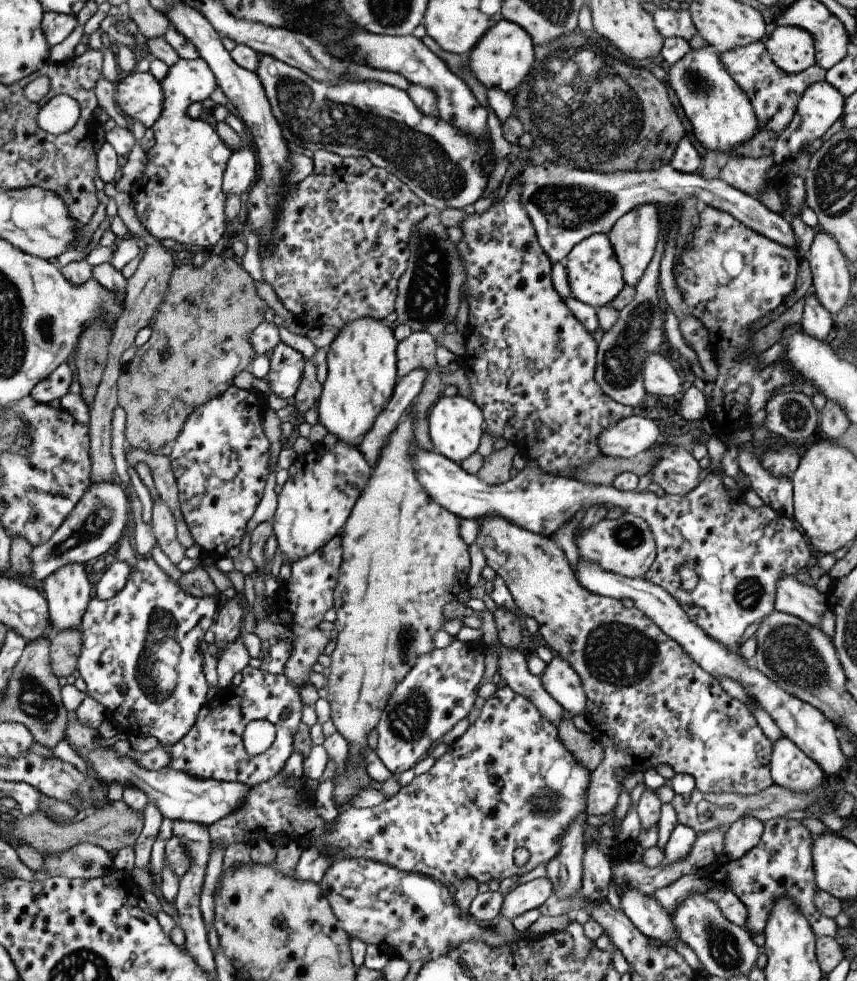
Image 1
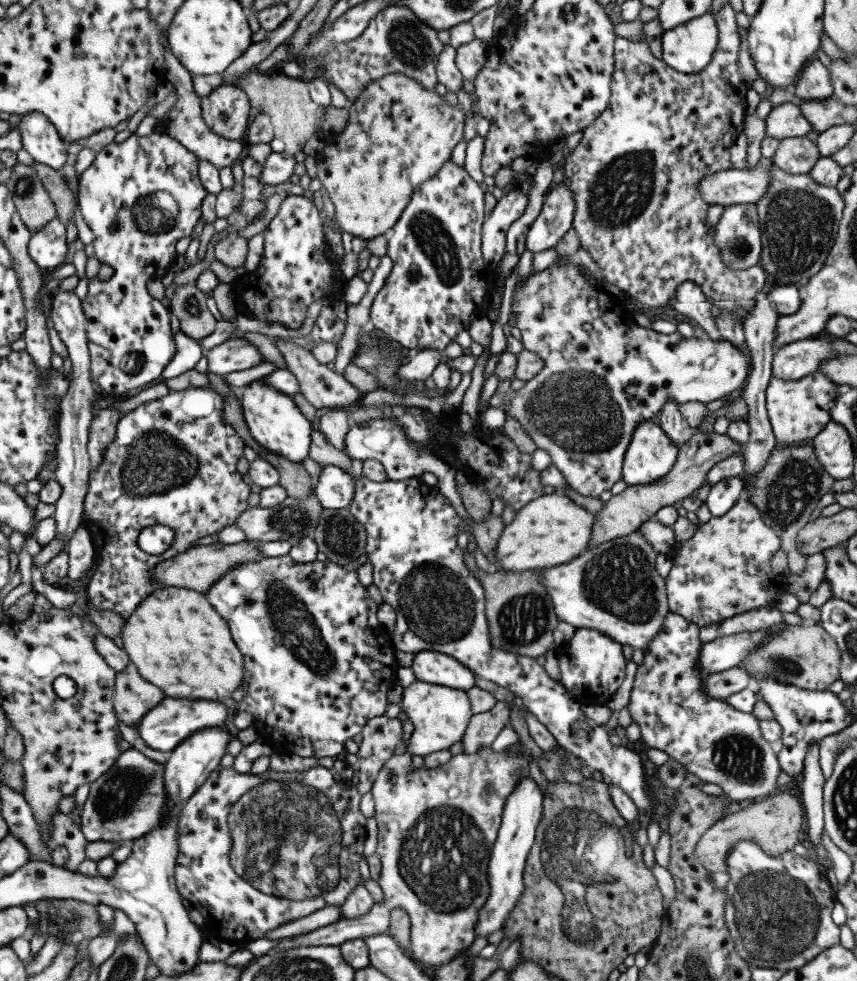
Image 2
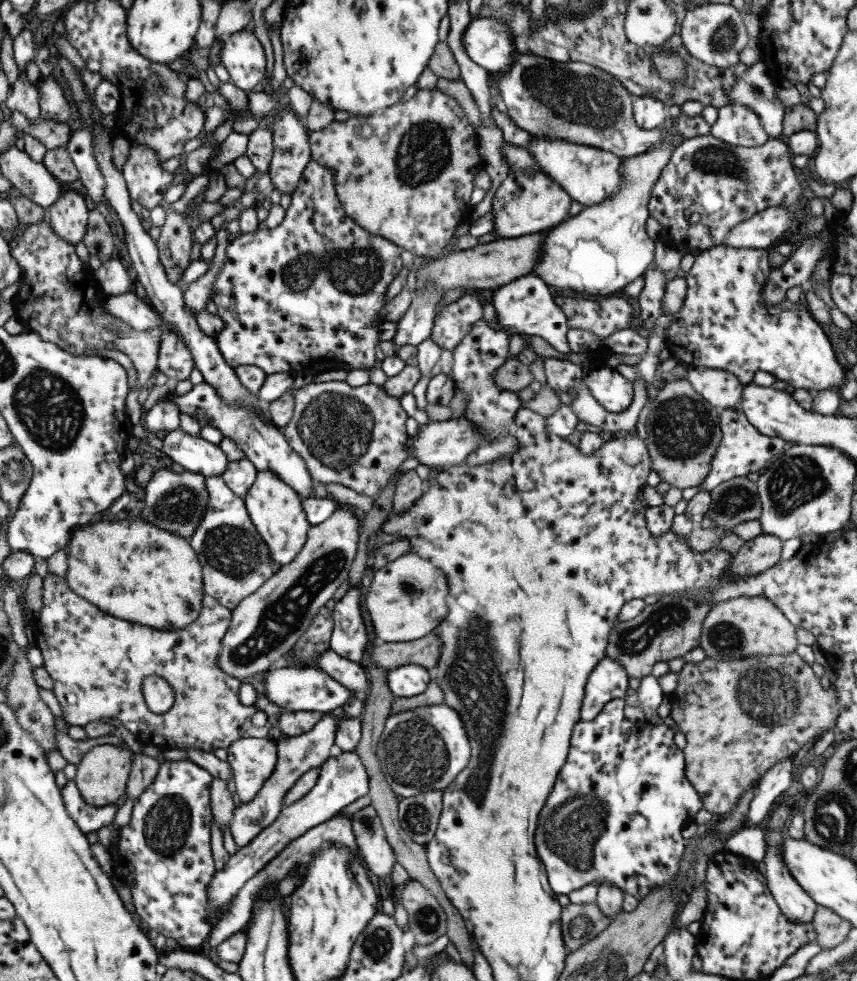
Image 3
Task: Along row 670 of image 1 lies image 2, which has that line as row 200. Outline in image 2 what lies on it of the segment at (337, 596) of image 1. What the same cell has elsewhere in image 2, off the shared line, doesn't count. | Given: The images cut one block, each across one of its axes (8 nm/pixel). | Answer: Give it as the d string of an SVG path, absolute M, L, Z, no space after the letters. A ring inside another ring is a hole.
M398 72L386 74L368 83L367 87L362 91L362 94L358 95L356 102L349 104L349 107L348 123L344 131L342 131L342 133L325 134L325 147L321 153L315 155L315 160L318 164L317 178L320 180L321 184L324 185L324 188L328 190L330 200L332 200L332 204L334 204L335 208L335 220L337 220L337 224L339 224L341 230L364 240L370 240L382 234L388 236L394 223L401 217L402 211L404 211L406 205L409 204L413 190L418 189L425 180L435 177L435 174L439 172L442 165L444 165L446 161L451 160L450 157L454 146L463 139L465 119L468 112L465 112L459 103L454 107L450 107L448 103L446 103L446 99L440 97L435 90L428 90L424 86L420 86L413 78L408 78L405 74Z

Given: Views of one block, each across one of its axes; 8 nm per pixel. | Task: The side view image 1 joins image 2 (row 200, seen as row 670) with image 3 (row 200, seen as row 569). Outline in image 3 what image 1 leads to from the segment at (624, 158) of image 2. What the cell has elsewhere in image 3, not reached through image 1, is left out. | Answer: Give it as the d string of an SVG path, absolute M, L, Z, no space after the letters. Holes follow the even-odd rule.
M545 172L510 173L502 181L494 197L489 212L494 216L494 229L500 239L518 238L524 235L546 231L559 225L568 215L572 198L554 179Z

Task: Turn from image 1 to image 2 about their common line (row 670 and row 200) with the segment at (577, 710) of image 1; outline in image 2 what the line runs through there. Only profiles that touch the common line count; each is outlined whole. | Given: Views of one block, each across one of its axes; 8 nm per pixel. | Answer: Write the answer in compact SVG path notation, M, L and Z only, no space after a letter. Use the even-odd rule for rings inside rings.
M562 179L555 180L546 193L540 214L530 226L525 238L525 248L533 254L555 248L560 239L573 227L574 193Z

